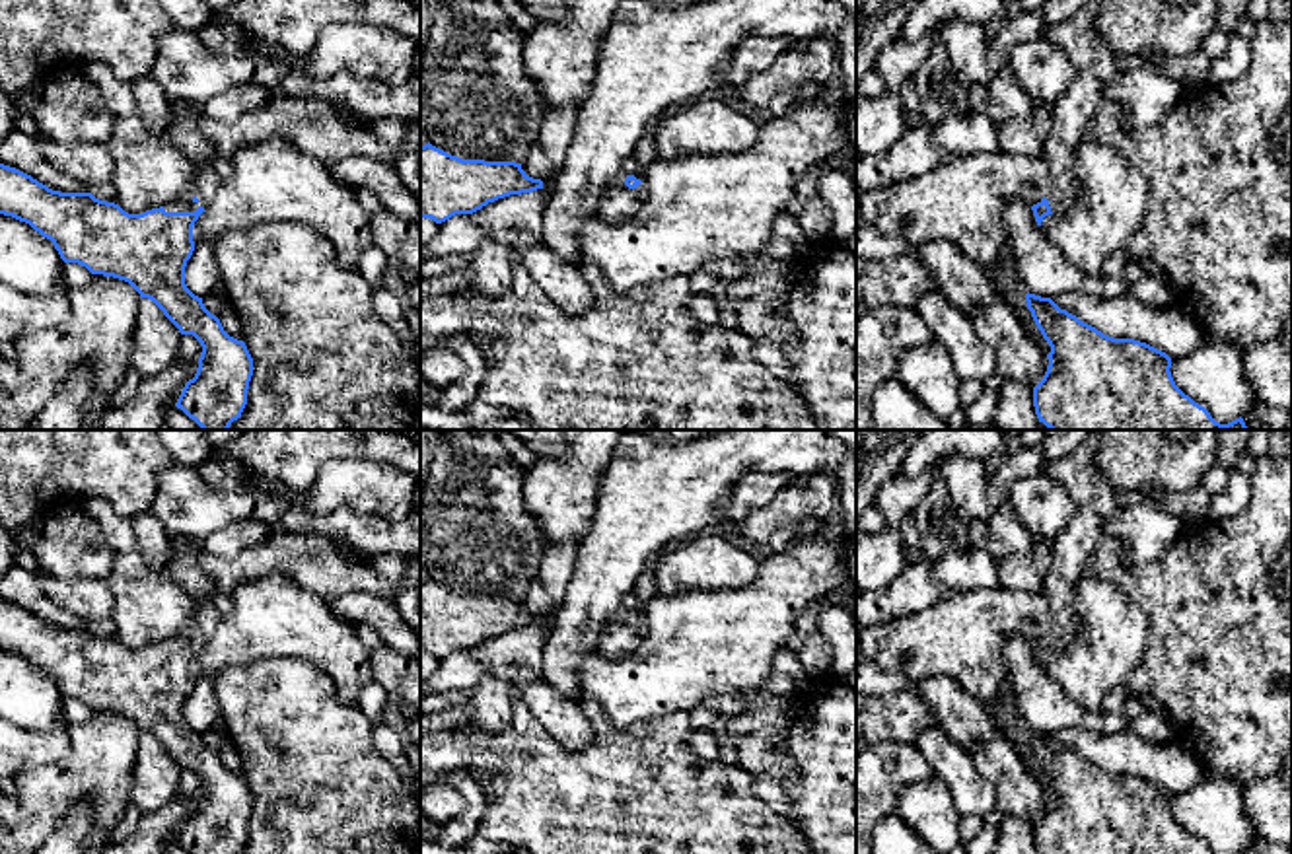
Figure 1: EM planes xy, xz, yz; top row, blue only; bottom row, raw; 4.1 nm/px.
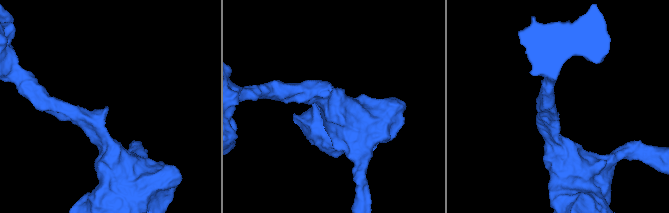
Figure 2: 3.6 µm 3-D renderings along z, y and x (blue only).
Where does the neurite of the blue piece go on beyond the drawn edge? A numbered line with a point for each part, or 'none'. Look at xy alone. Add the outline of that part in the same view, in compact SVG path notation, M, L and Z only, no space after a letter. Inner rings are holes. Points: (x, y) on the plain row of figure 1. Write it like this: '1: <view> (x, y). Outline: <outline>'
1: xy (183, 569). Outline: M181 543L175 549L165 574L177 582L198 605L197 626L191 634L175 636L163 642L165 648L195 648L198 642L206 642L218 626L220 613L212 603L218 593L218 586L210 572L198 564L198 552L193 543Z

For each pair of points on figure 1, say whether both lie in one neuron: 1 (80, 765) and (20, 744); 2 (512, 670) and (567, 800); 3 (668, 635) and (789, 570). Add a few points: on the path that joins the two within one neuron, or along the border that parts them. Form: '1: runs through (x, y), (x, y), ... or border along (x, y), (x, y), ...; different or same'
1: border along (69, 724), (69, 751), (20, 773); different
2: border along (522, 685), (510, 687); different
3: runs through (697, 635), (724, 635), (759, 600); same

